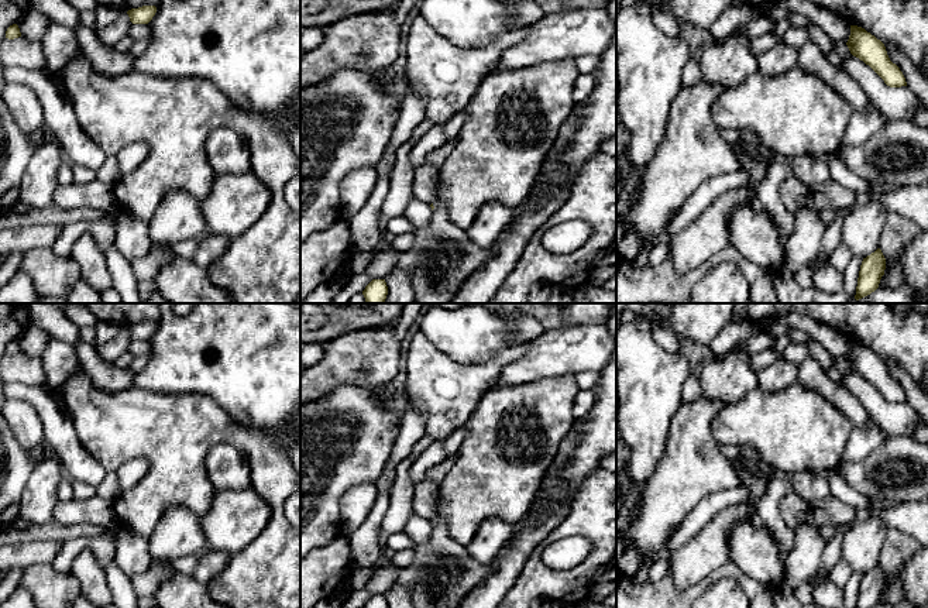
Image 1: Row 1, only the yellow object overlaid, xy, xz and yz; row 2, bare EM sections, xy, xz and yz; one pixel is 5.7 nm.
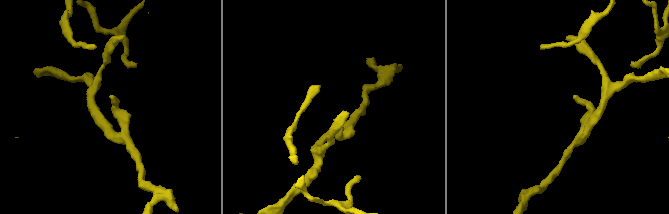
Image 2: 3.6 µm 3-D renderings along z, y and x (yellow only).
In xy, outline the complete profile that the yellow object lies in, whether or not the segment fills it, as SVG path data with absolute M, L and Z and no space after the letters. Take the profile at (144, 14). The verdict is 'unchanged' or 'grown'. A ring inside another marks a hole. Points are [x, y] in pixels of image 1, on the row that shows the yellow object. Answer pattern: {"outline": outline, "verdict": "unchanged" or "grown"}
{"outline": "M142 6L127 11L133 24L148 24L157 13L155 6Z", "verdict": "unchanged"}

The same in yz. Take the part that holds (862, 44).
{"outline": "M850 25L846 45L850 54L869 65L887 86L907 86L903 72L890 61L884 44L865 28Z", "verdict": "unchanged"}

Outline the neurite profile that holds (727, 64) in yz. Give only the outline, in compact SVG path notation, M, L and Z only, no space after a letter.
M745 25L736 28L724 42L711 42L700 59L701 78L722 90L735 87L757 72L757 55L752 51L752 38L743 34Z

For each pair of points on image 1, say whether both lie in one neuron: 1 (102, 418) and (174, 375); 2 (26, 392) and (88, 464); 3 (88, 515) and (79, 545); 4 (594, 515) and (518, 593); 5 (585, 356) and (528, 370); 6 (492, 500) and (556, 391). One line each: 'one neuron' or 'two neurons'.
1: two neurons
2: one neuron
3: two neurons
4: one neuron
5: one neuron
6: one neuron

